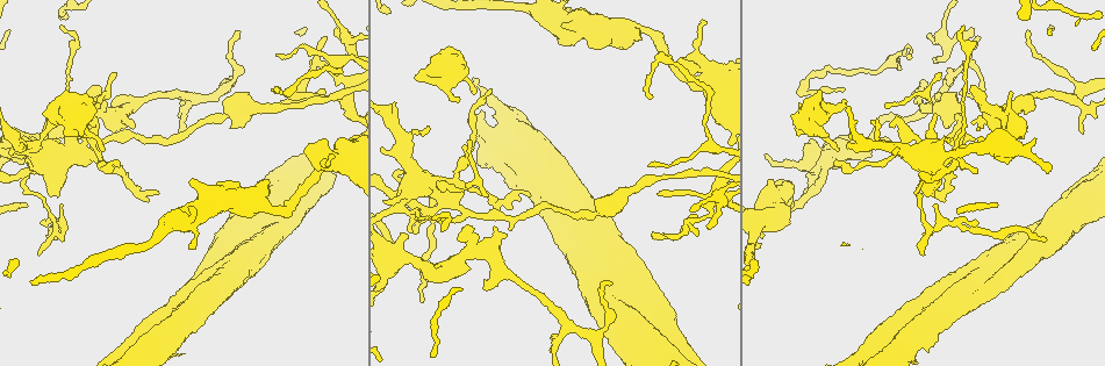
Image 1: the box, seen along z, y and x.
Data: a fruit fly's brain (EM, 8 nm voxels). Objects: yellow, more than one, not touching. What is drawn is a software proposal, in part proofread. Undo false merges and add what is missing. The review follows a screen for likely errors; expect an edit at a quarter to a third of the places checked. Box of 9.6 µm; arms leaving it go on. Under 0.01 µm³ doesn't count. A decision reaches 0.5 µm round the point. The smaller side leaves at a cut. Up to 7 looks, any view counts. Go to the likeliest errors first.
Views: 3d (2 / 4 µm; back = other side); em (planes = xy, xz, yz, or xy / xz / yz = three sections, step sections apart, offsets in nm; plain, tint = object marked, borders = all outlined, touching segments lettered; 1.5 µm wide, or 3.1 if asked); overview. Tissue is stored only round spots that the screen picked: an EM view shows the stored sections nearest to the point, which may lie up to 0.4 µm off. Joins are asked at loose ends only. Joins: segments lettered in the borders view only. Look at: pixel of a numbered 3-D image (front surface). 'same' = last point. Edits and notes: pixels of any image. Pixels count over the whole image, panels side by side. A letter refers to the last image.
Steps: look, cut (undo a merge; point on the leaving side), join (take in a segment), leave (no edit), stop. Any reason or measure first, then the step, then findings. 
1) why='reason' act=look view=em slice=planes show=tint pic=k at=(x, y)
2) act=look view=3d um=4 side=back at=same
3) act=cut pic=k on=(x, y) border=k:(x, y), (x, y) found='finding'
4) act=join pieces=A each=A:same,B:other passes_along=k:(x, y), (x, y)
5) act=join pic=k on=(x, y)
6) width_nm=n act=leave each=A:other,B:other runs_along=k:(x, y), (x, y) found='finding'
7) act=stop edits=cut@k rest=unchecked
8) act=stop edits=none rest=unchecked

why='small branch off a trunk' act=look view=em slice=planes show=borders pic=1 at=(414, 214)

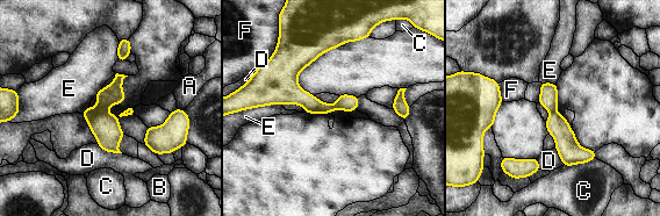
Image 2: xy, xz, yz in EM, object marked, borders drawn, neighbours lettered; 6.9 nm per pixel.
width_nm=120 act=cut pic=2 on=(113, 94) each=A:other,B:other,C:other,D:other,E:other,F:other found='a second cell is stuck on'

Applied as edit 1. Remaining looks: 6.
why='see it whole again' act=look view=overview

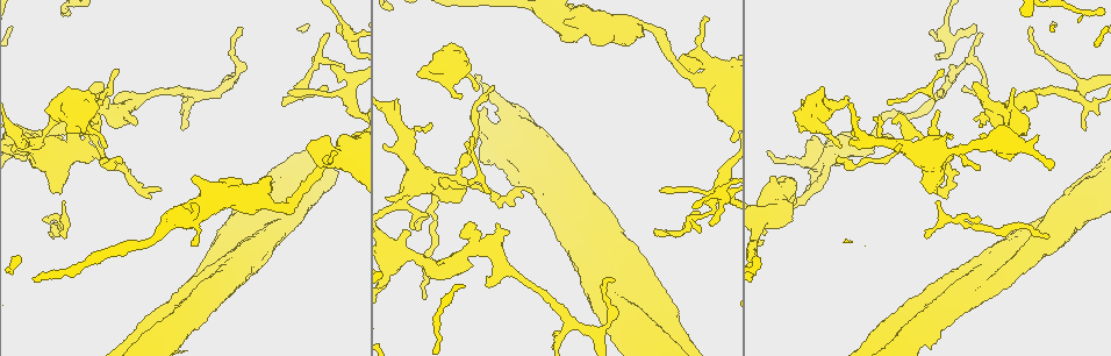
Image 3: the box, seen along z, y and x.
why='thin end' act=look view=3d um=2 side=back pic=3 at=(160, 190)

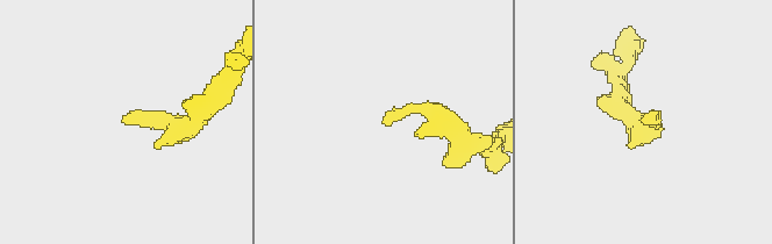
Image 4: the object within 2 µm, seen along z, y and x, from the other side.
why='now the EM' act=look view=em slice=planes show=borders pic=4 at=(645, 123)

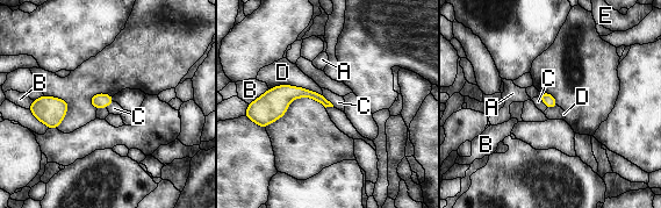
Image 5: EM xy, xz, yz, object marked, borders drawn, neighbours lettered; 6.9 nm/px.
act=leave each=A:other,B:other,C:other,D:other,E:other border=5:(270, 87), (294, 85), (322, 94) found='no lettered segment goes on from it'

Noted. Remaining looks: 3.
why='sudden change in width' act=look view=3d um=4 pic=3 at=(264, 203)

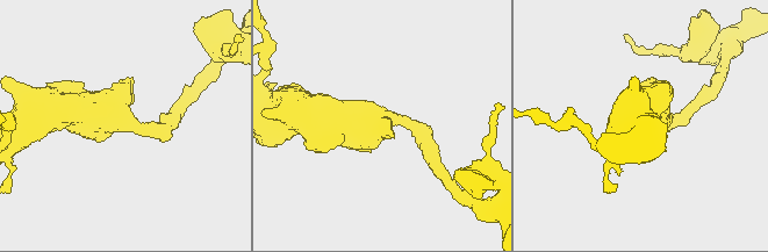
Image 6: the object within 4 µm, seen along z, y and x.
arm_widths_nm=240,550 act=look view=em slice=planes show=borders pic=6 at=(121, 121)

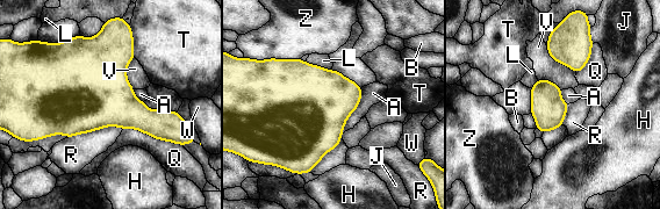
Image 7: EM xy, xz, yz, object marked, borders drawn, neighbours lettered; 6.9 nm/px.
width_nm=240 act=leave each=A:other,B:other,H:other,J:other,L:other,Q:other,R:other,T:other,V:other,W:other,Z:other border=7:(122, 128), (102, 127), (67, 138) found='continuous, no second cell'

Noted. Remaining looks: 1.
act=stop edits=cut@2 rest=unchecked

